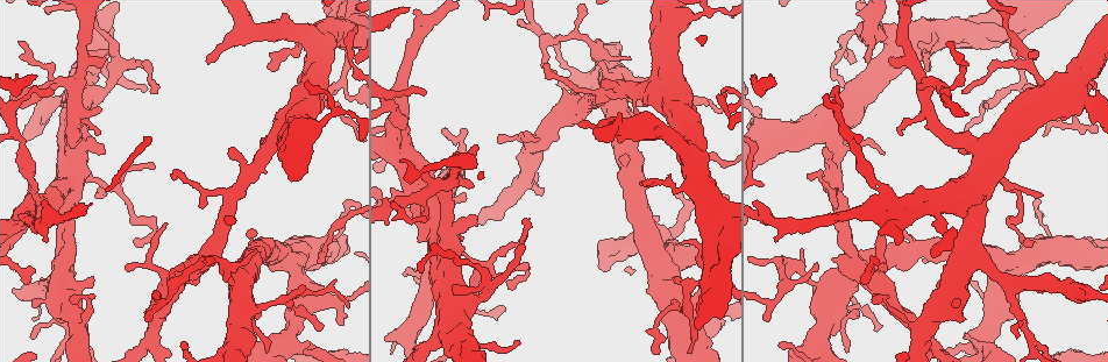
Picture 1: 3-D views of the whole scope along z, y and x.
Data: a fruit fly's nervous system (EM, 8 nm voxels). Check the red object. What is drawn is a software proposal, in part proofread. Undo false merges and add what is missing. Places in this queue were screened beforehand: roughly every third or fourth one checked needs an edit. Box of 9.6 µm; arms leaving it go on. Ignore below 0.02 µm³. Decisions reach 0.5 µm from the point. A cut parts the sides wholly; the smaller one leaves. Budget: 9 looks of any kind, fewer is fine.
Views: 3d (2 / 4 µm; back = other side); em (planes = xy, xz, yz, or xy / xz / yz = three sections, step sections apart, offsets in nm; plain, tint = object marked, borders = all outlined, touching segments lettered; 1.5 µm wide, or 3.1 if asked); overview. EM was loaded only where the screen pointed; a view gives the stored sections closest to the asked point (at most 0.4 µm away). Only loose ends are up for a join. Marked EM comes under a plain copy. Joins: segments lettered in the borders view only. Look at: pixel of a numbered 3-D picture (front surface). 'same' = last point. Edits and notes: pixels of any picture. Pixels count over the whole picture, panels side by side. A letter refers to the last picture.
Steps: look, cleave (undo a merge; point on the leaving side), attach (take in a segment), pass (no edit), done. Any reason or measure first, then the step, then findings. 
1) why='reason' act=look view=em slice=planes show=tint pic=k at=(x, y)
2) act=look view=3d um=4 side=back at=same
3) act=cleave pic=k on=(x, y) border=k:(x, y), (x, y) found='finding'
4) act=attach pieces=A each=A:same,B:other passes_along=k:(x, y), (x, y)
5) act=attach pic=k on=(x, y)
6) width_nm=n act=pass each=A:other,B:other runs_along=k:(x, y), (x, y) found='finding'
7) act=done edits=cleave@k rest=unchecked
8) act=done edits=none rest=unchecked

why='sharp bend' act=look view=em slice=xz step=8 show=tint pic=1 at=(1006, 35)

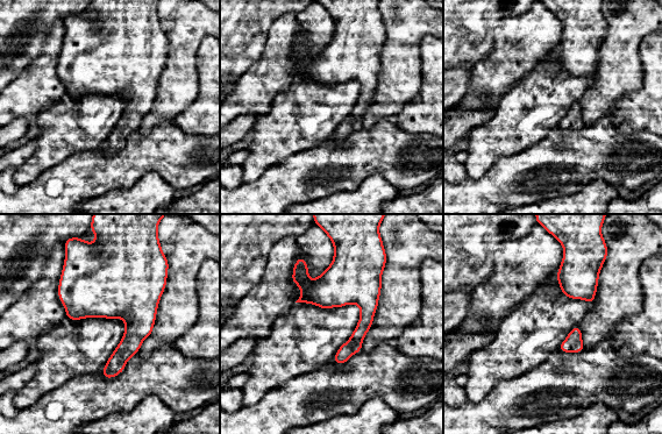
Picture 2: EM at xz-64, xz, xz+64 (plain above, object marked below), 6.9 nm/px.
why='another direction' act=look view=em slice=planes show=borders at=same

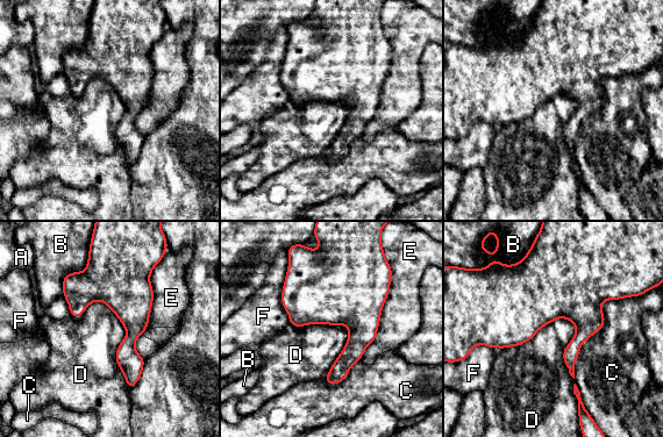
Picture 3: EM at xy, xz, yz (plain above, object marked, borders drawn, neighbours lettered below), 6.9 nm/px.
width_nm=380 act=pass each=A:other,B:other,C:other,D:other,E:other,F:other found='all the same cell'

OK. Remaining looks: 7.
why='tapers out' act=look view=em slice=xz step=8 show=borders pic=1 at=(512, 289)

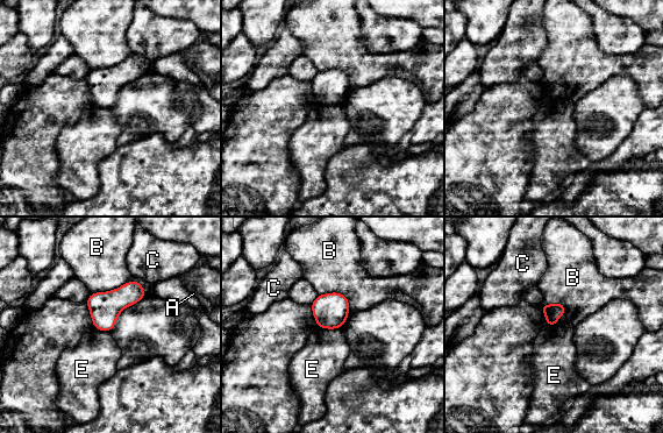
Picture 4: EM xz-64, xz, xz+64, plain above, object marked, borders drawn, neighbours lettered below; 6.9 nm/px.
why='cut it another way' act=look view=em slice=planes show=borders at=same

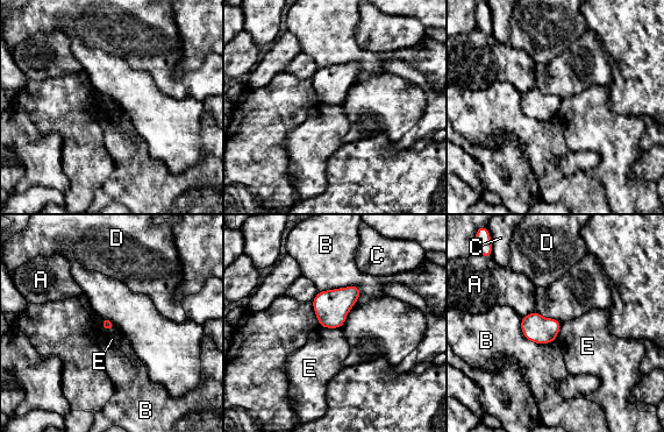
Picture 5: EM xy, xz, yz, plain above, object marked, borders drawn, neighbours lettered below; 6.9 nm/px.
act=pass each=A:other,B:other,C:other,D:other,E:other border=5:(100, 319), (104, 328), (116, 327) found='no lettered segment goes on from it'

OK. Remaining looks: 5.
why='sharp bend' act=look view=3d um=4 pic=1 at=(23, 145)

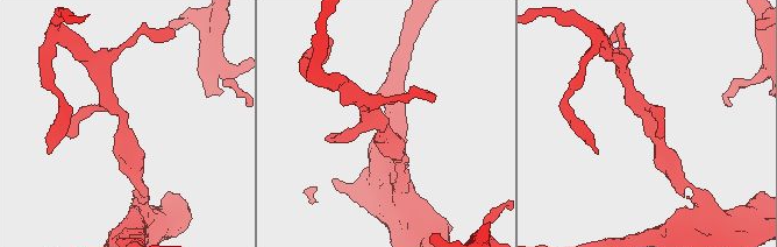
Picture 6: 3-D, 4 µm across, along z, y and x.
act=look view=em slice=planes show=borders pic=6 at=(650, 118)

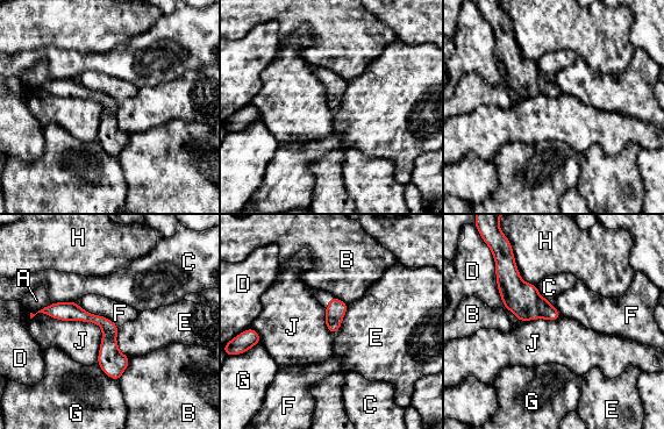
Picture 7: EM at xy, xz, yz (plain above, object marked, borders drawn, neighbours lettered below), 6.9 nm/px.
act=pass each=A:other,B:other,C:other,D:other,E:other,F:other,G:other,H:other,J:other border=7:(30, 317), (97, 323), (98, 363) found='all the same cell'

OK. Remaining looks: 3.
why='a narrow waist' act=look view=3d um=4 pic=1 at=(238, 284)

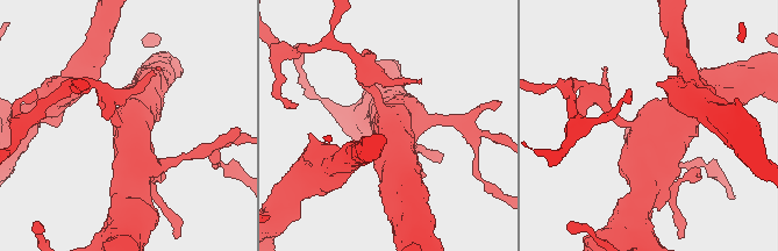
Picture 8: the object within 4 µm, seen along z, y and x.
arms=3 act=look view=em slice=xz step=8 show=tint pic=8 at=(641, 126)

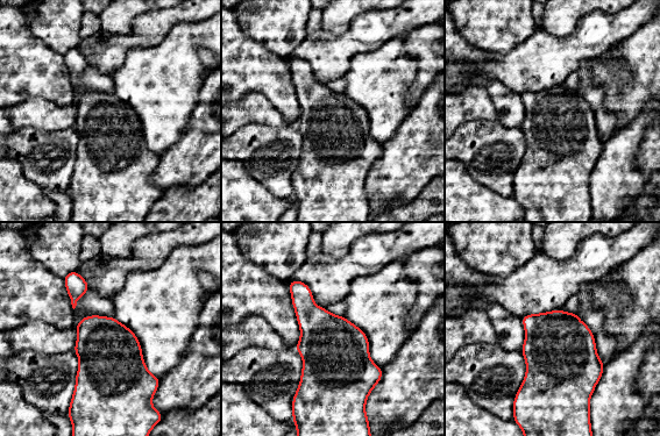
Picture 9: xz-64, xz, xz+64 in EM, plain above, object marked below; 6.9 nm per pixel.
why='cut it another way' act=look view=em slice=planes show=borders at=same

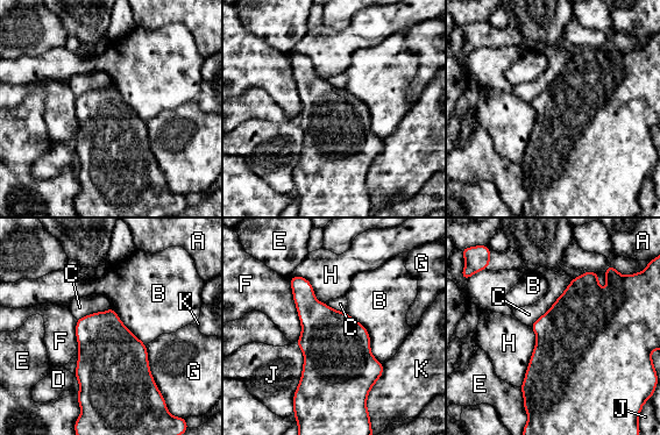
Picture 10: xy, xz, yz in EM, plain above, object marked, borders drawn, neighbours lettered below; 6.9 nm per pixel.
longest_contact=B:460nm act=pass each=A:other,B:other,C:other,D:other,E:other,F:other,G:other,H:other,J:other,K:other border=10:(345, 311), (383, 365) found='continuous, no second cell'

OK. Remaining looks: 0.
act=done edits=none rest=unchecked

